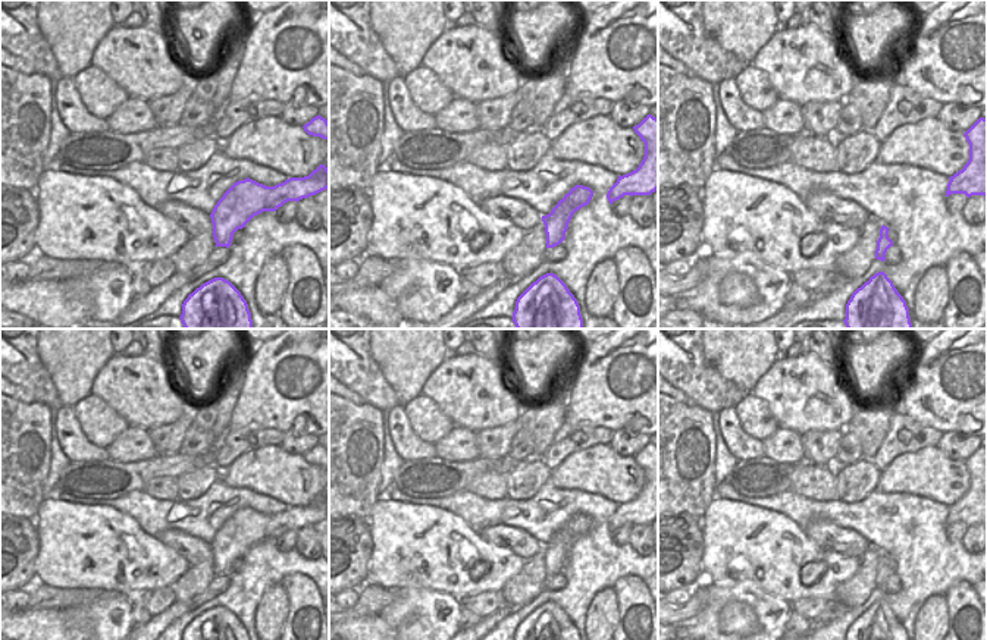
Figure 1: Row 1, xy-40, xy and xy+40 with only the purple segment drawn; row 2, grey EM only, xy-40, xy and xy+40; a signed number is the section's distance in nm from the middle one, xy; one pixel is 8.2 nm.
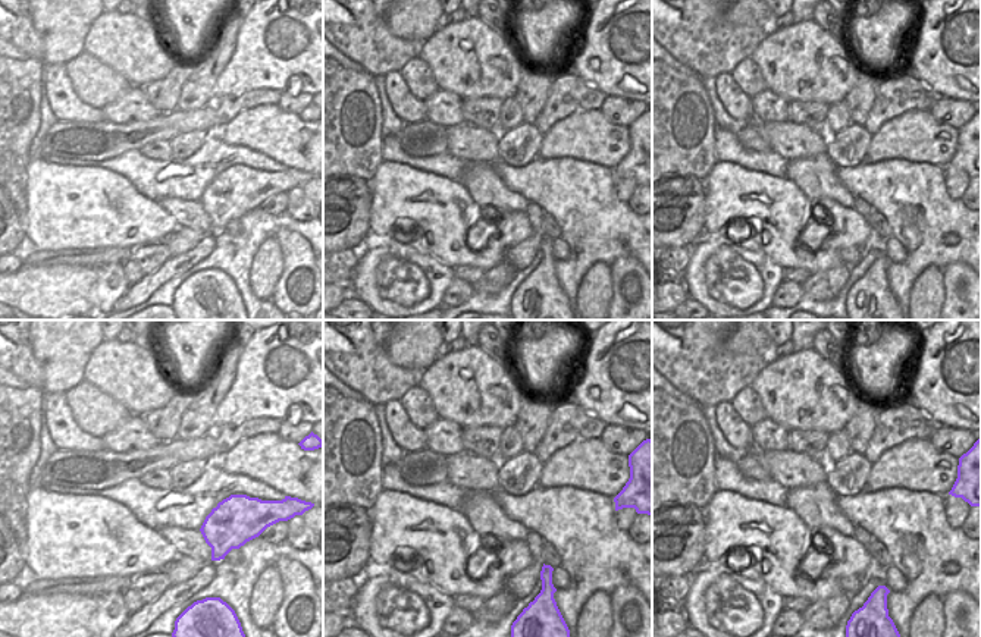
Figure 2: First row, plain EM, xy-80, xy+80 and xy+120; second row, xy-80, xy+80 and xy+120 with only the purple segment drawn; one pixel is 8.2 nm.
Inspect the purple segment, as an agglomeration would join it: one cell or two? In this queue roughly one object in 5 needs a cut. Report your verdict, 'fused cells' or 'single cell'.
single cell

